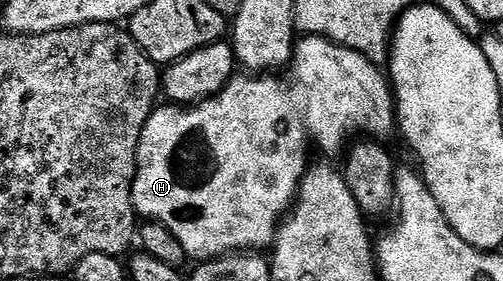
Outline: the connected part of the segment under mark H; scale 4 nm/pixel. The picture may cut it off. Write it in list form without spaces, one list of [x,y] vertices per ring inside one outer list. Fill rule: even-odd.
[[[304,35],[296,43],[295,55],[291,57],[289,65],[290,72],[291,77],[288,78],[287,84],[283,84],[282,78],[279,77],[282,75],[279,74],[263,74],[258,78],[251,74],[236,74],[219,91],[218,96],[210,96],[209,99],[200,100],[198,104],[190,106],[156,107],[155,111],[151,113],[151,117],[145,122],[145,130],[141,134],[139,143],[139,165],[135,168],[135,181],[131,187],[135,210],[144,221],[154,222],[160,224],[162,228],[168,228],[173,234],[173,238],[177,242],[181,242],[188,257],[196,256],[196,261],[206,262],[220,256],[238,253],[240,250],[263,250],[259,249],[263,247],[266,249],[274,241],[275,229],[279,227],[285,213],[294,204],[295,198],[299,194],[299,182],[309,167],[307,143],[316,144],[323,152],[335,152],[360,134],[366,134],[371,138],[387,138],[383,136],[389,135],[391,131],[393,133],[396,131],[397,105],[393,99],[392,85],[389,83],[384,69],[380,65],[374,64],[369,58],[365,58],[361,53],[335,44],[333,41],[325,39],[324,36]]]

